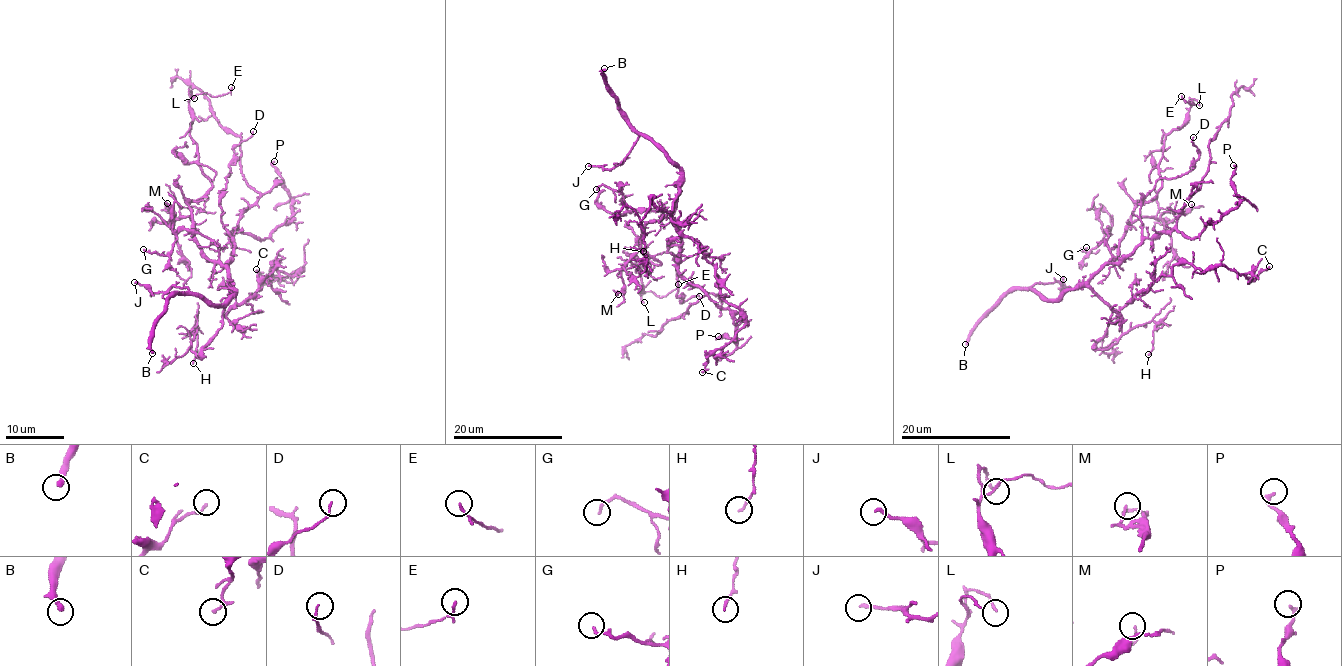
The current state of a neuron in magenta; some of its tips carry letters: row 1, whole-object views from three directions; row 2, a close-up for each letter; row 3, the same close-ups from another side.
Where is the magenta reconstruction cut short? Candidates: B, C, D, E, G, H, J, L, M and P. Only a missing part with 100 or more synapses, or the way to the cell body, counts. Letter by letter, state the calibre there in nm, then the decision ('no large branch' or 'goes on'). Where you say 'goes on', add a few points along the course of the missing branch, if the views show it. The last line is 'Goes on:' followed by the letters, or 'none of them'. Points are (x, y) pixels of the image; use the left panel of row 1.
B: 280 nm thick; goes on
C: 120 nm thick; no large branch
D: 100 nm thick; no large branch
E: 90 nm thick; no large branch
G: 130 nm thick; no large branch
H: 120 nm thick; no large branch
J: 180 nm thick; no large branch
L: 130 nm thick; no large branch
M: 130 nm thick; no large branch
P: 220 nm thick; no large branch
Goes on: B

